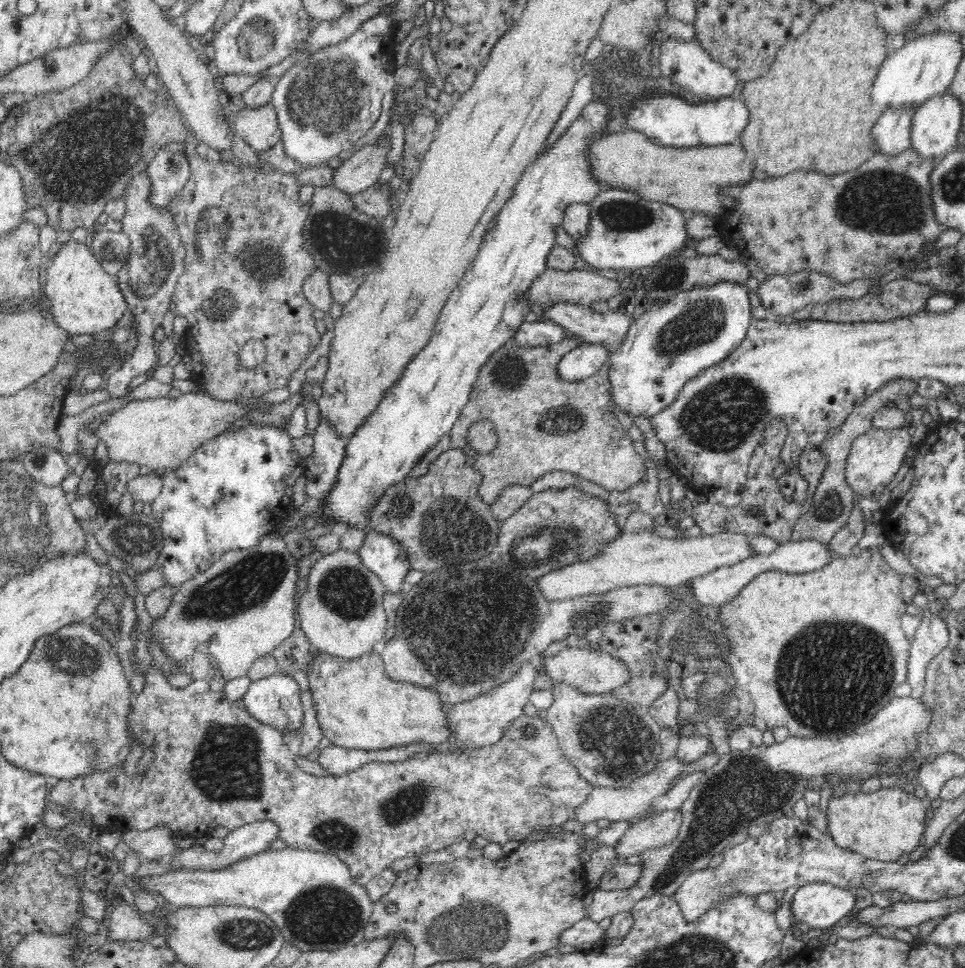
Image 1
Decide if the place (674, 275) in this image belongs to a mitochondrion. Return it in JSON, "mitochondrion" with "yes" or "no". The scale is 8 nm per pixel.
{"mitochondrion":"yes"}

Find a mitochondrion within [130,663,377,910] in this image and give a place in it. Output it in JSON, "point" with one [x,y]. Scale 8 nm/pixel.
{"point":[225,767]}

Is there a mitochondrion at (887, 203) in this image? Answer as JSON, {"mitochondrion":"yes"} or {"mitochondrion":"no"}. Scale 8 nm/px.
{"mitochondrion":"yes"}

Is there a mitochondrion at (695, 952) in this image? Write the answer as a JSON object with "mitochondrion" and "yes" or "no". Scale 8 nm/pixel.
{"mitochondrion":"yes"}

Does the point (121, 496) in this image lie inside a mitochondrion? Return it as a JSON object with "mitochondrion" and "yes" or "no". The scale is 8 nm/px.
{"mitochondrion":"no"}

